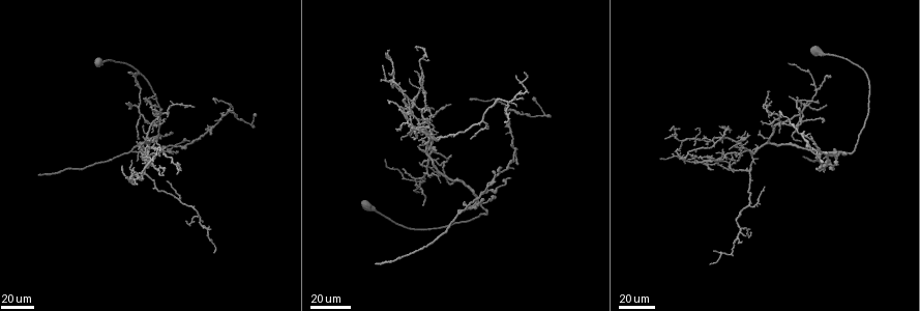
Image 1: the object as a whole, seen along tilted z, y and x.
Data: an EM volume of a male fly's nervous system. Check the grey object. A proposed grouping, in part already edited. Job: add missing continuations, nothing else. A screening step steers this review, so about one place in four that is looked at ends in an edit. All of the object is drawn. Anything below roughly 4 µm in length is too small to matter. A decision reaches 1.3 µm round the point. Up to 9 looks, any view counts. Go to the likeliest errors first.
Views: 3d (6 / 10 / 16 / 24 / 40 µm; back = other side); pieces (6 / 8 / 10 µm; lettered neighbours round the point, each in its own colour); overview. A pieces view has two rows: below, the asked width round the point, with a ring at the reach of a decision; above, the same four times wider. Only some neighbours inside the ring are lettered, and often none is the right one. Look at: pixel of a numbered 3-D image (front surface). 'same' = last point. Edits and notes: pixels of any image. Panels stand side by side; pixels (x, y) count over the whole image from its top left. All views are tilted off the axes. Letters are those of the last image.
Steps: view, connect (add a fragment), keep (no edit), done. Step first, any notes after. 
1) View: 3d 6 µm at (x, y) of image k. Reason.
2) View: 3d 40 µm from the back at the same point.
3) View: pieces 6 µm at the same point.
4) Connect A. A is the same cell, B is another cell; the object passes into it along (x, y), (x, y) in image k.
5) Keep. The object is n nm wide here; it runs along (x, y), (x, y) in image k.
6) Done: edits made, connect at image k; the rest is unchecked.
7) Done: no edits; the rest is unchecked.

View: 3d 40 µm at (38, 175) of image 1. Long arm stops here.

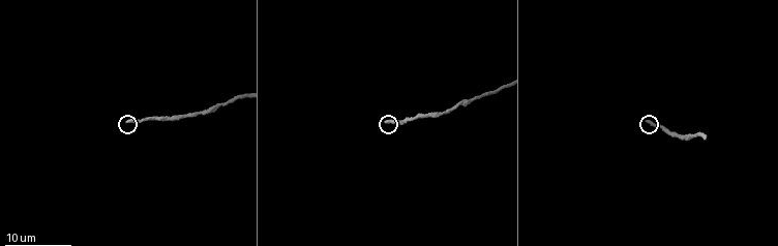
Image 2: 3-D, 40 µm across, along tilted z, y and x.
View: pieces 8 µm at (386, 123) of image 2.

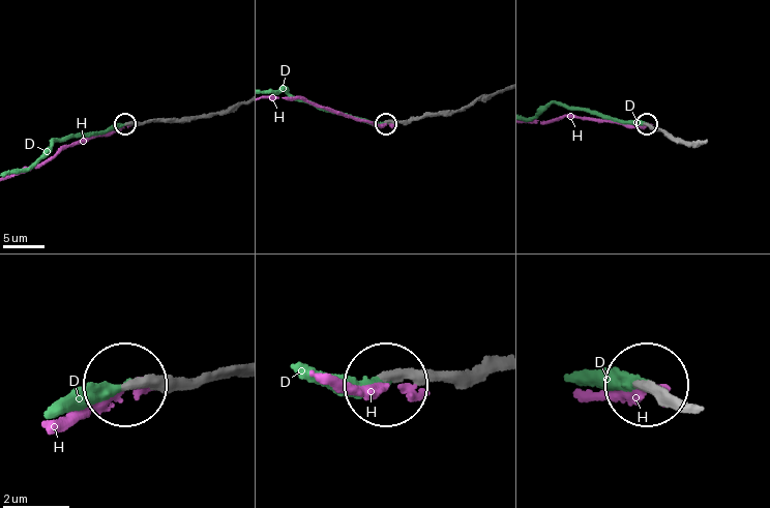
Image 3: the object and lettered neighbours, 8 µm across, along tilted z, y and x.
Connect D. The object is 230 nm wide here; D is the same cell, H is another cell; the neuron continues.

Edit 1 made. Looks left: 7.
View: 3d 40 µm at (419, 123) of image 1.

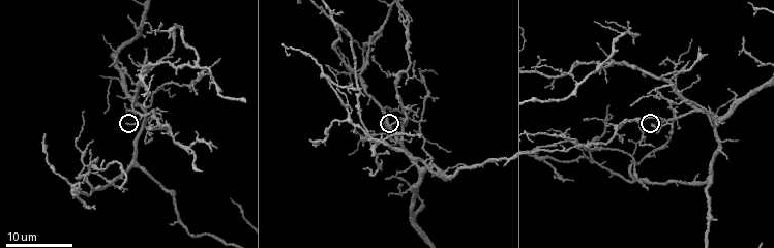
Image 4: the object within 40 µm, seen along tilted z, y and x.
View: pieces 6 µm at (389, 126) of image 4.

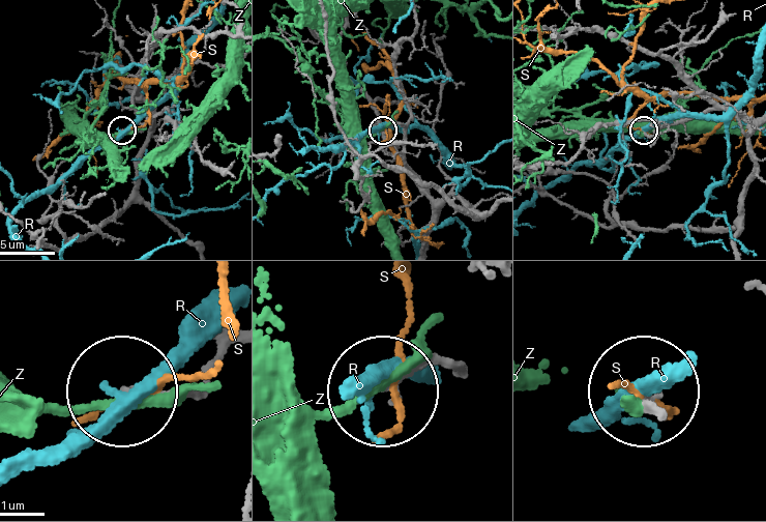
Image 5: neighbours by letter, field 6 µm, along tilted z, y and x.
Keep. R, S and Z are other cells; no lettered fragment goes on from it.

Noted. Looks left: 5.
View: 3d 24 µm at (402, 170) of image 1. Branch stops here.

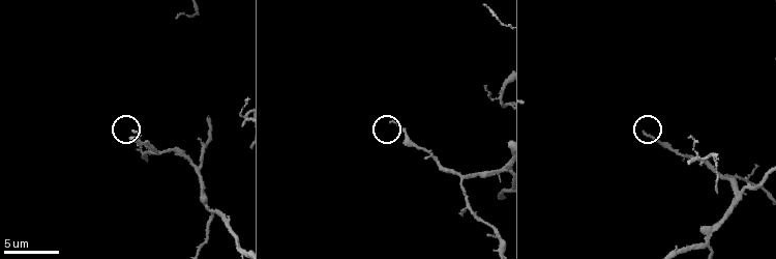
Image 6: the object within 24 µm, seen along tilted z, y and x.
View: 3d 6 µm at (133, 131) of image 6.

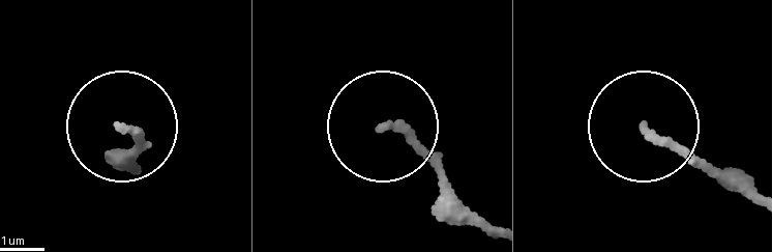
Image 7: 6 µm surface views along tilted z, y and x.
View: pieces 8 µm at (122, 127) of image 7. See the neighbours.

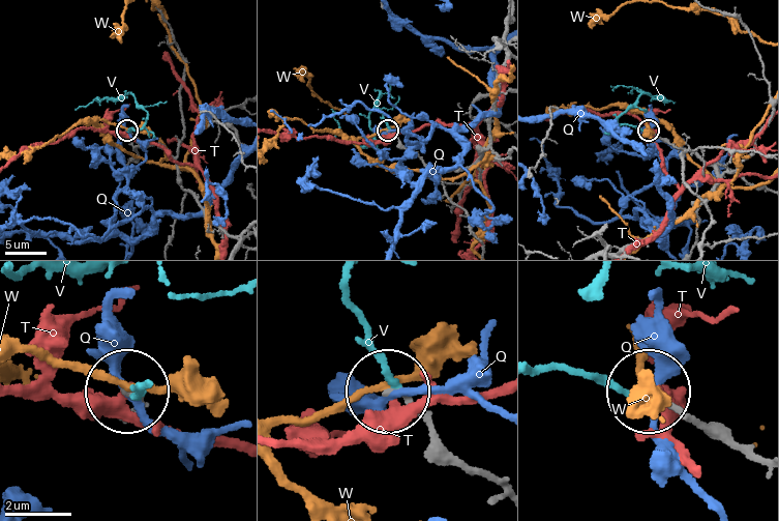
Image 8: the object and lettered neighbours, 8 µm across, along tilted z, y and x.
Connect V. The object is 140 nm wide here; V is the same cell, Q, T and W are other cells; the object passes into it along (483, 475), (407, 393), (346, 285) in image 8; it goes on there.

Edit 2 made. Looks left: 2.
Done: edits made, connect at image 3, connect at image 8; the rest is unchecked.

